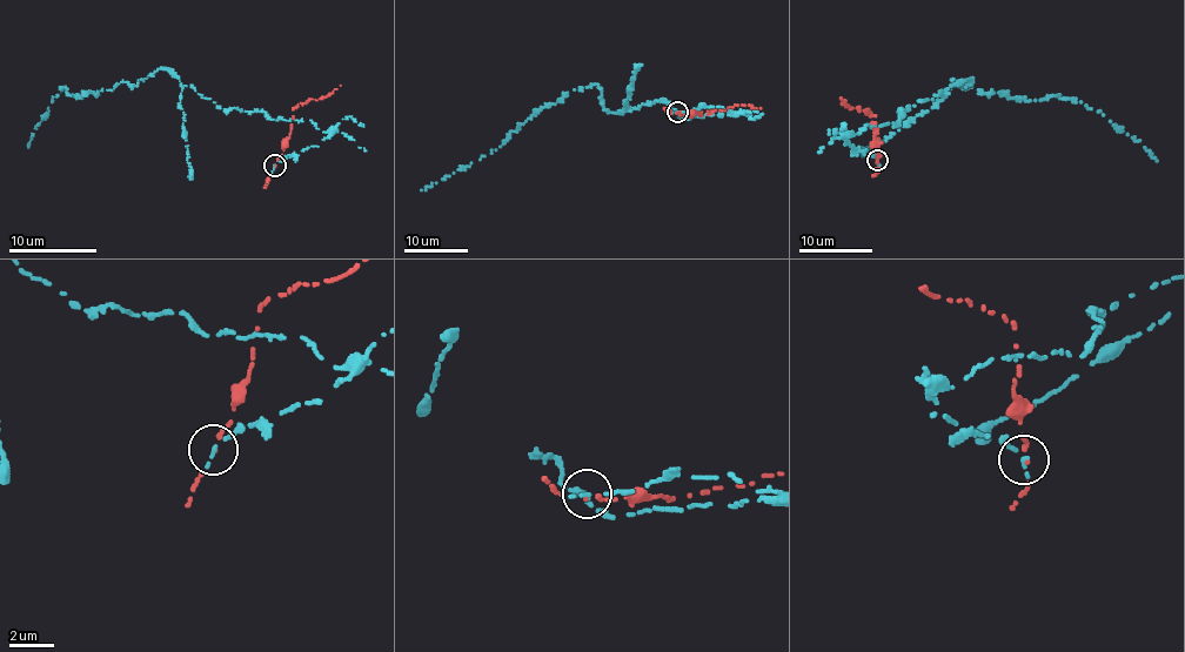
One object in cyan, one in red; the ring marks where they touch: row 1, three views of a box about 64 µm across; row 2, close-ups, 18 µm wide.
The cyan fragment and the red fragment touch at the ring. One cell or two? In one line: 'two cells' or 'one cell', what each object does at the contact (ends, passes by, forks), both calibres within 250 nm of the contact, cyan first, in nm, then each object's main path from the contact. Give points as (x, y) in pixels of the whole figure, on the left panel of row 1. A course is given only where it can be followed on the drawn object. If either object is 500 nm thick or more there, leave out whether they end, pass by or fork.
two cells | cyan ends | red passes by | 180/130 nm | cyan via (274, 165), (329, 133), (310, 120), (219, 108), (159, 69), (98, 94), (62, 86), (28, 148) | red via (275, 165), (289, 135), (293, 109), (310, 99), (322, 99), (340, 85)

